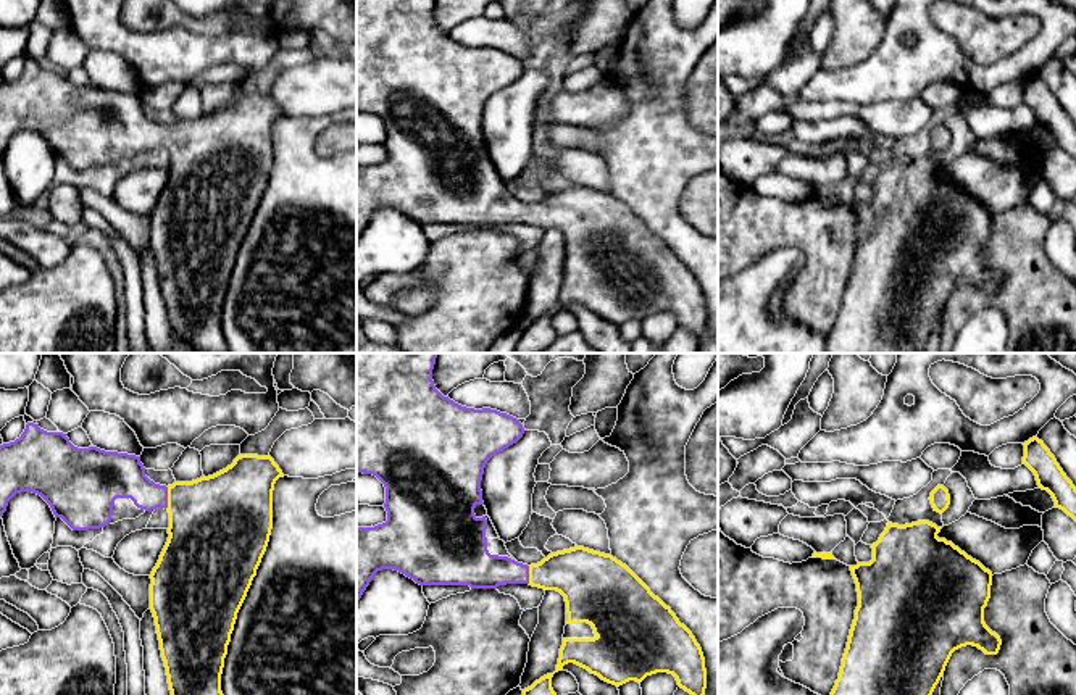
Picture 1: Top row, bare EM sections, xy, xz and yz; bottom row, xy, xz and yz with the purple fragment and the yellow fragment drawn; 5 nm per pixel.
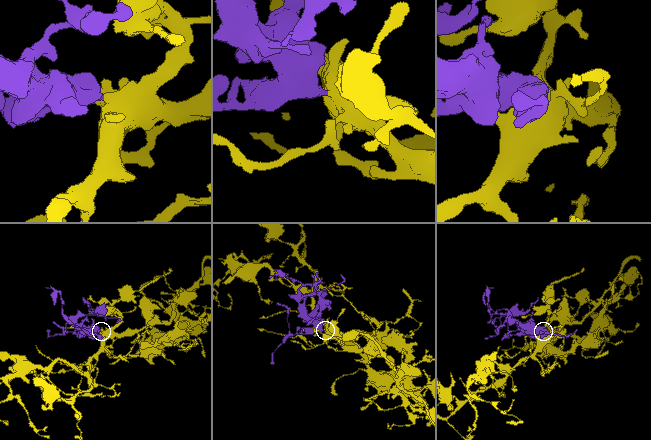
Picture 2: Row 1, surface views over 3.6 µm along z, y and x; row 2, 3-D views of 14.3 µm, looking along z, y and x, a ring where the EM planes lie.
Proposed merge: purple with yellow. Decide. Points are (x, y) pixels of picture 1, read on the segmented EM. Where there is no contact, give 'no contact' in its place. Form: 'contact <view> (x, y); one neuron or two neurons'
contact xy (166, 499); one neuron

